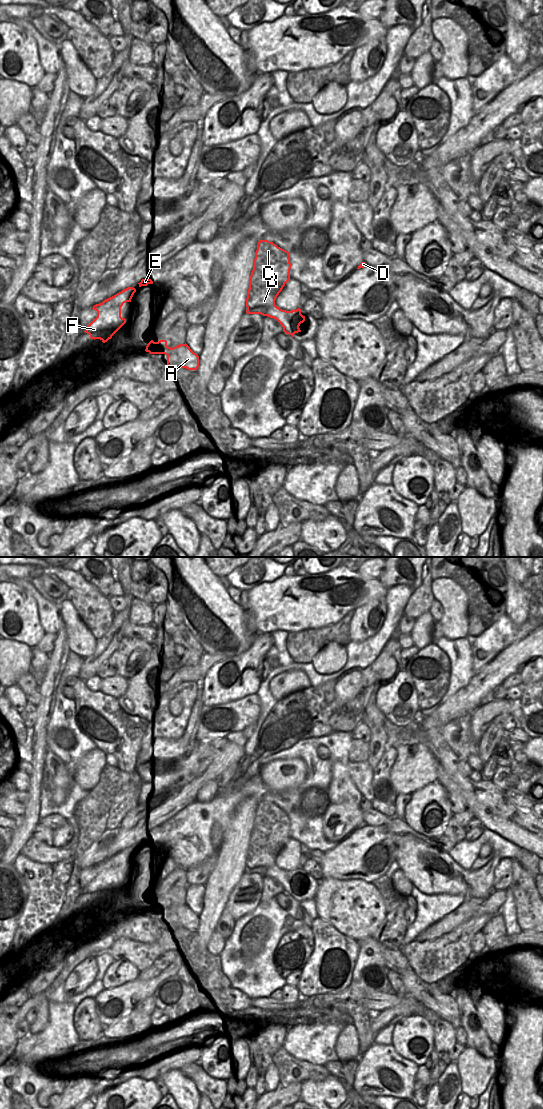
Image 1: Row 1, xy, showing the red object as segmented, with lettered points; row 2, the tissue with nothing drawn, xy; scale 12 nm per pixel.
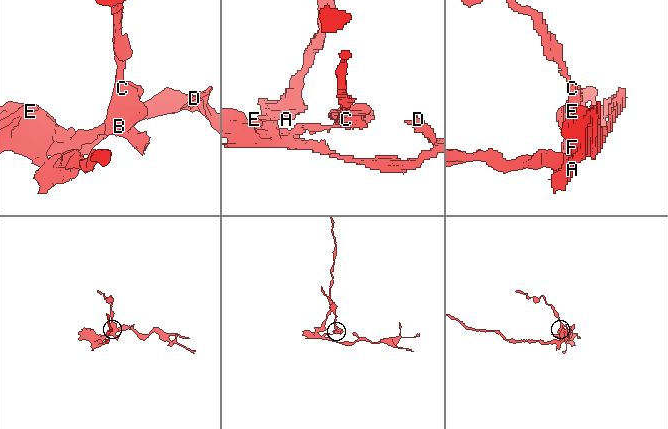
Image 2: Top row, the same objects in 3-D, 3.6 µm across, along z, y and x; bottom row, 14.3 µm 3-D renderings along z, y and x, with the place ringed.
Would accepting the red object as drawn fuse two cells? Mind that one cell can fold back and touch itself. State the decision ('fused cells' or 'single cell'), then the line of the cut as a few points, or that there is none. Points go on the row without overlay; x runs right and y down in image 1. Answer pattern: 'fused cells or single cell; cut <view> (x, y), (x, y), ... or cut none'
fused cells; cut xy (170, 907), (164, 910), (146, 909)

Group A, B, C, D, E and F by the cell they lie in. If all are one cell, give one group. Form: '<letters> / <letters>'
A / B C D E F

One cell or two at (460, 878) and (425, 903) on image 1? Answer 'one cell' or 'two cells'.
two cells

